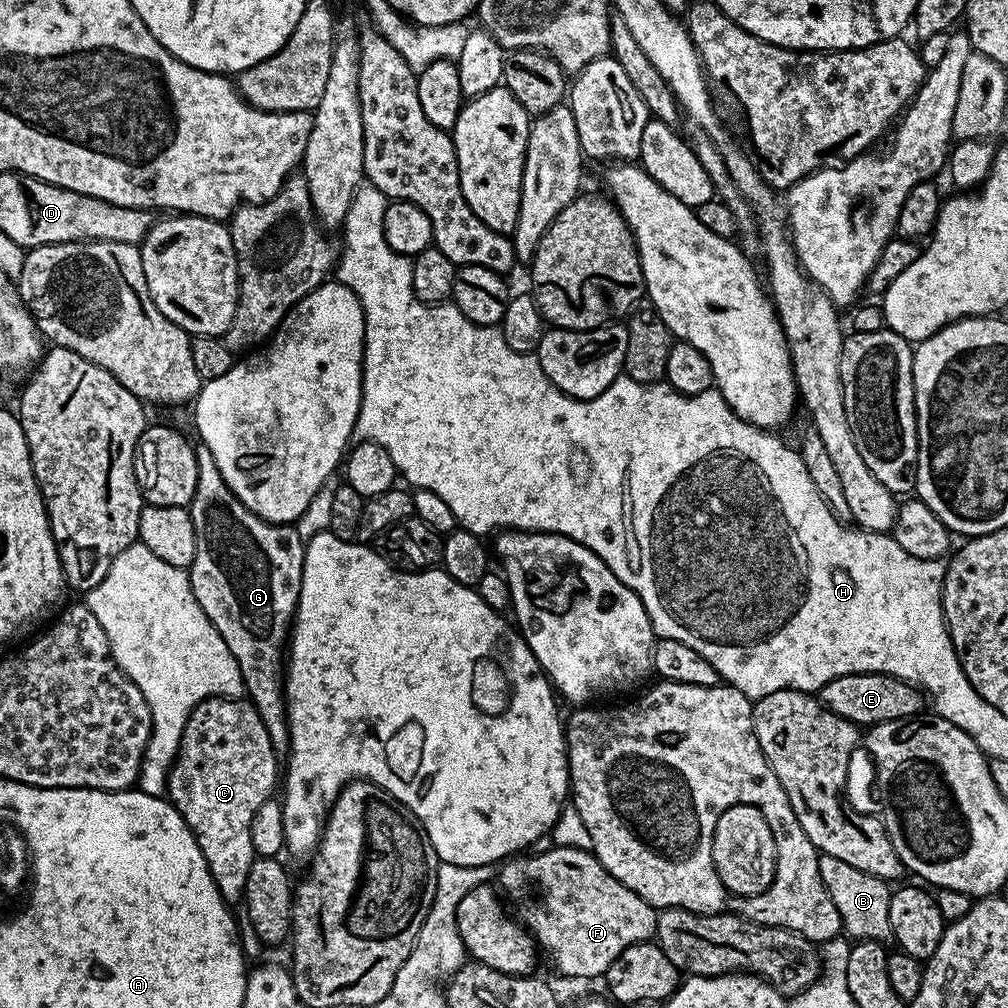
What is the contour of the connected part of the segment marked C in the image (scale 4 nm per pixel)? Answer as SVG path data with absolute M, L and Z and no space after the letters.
M213 698L204 700L190 714L182 734L180 752L168 775L167 799L182 814L206 858L206 866L222 898L229 902L239 901L244 895L246 874L250 874L254 859L250 826L258 806L270 799L275 784L277 787L276 760L278 754L272 749L270 734L264 732L262 718L251 702L244 698Z

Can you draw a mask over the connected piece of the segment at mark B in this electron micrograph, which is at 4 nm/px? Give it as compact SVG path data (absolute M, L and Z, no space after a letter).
M821 855L820 858L820 873L834 906L838 906L843 931L849 932L847 935L853 941L879 940L888 942L893 939L892 927L890 926L892 892L885 881L866 874L838 858L825 855Z

